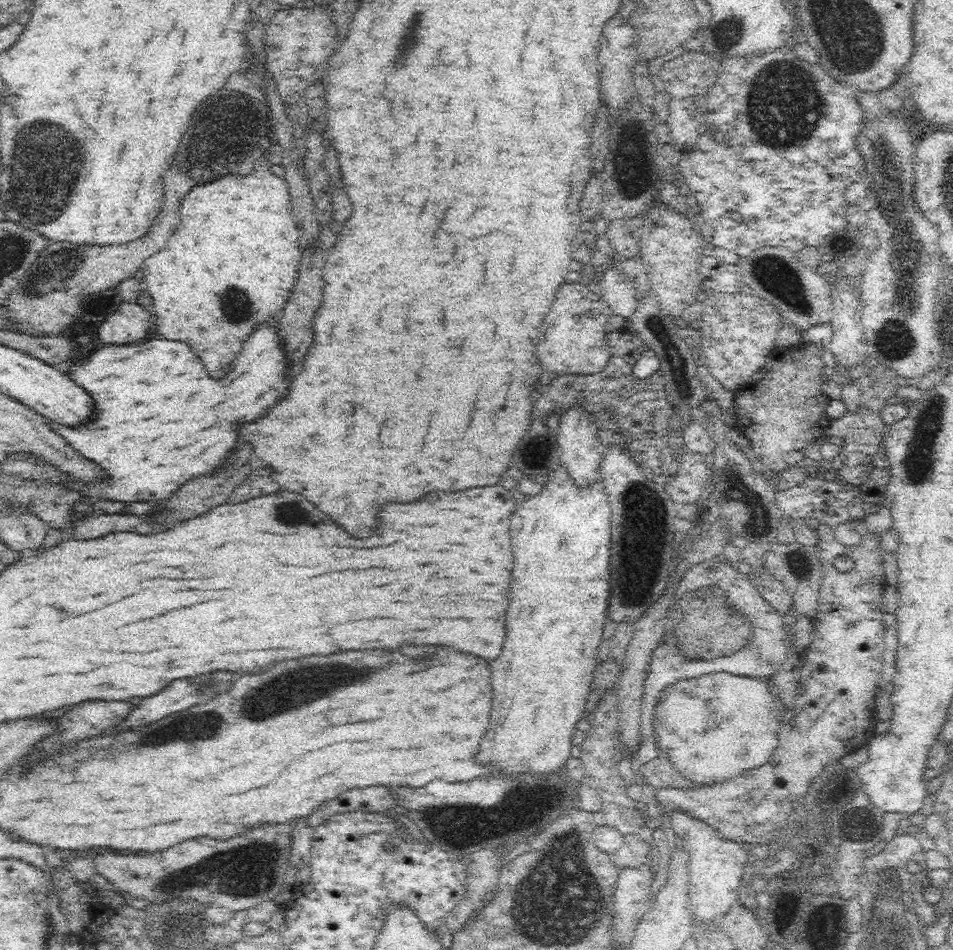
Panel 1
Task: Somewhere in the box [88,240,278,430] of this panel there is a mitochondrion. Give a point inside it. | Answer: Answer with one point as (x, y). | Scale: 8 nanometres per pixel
(240, 303)

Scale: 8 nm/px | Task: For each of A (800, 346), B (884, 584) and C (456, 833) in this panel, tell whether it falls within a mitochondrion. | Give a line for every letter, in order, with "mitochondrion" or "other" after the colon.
A: other
B: other
C: mitochondrion

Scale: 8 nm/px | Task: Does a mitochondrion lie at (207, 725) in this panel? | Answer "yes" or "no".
yes

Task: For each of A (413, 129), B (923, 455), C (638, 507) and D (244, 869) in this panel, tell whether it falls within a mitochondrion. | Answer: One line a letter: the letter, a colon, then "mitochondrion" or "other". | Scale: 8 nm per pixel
A: other
B: mitochondrion
C: mitochondrion
D: mitochondrion

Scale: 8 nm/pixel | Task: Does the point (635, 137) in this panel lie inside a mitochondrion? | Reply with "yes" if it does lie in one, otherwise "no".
no

